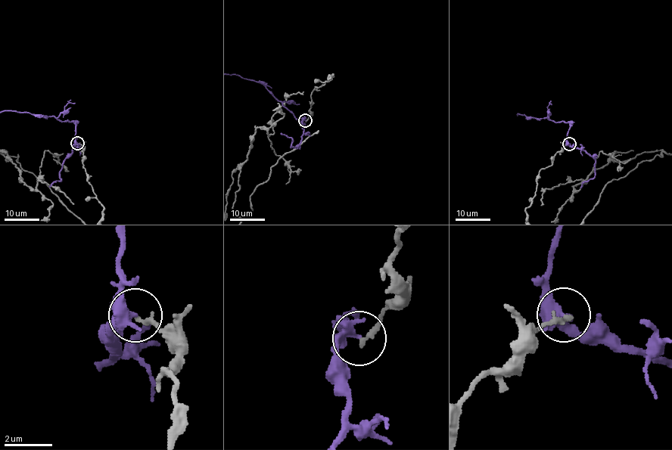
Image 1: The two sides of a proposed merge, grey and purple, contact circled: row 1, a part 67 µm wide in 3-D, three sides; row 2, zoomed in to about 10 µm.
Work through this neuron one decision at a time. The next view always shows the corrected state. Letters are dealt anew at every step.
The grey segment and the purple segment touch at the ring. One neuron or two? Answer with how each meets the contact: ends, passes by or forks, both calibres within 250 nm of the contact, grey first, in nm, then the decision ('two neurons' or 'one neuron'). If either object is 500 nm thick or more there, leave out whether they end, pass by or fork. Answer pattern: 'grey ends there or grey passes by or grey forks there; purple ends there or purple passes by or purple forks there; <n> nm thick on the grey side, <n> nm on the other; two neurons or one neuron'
grey ends there; purple forks there; 240 nm thick on the grey side, 260 nm on the other; two neurons

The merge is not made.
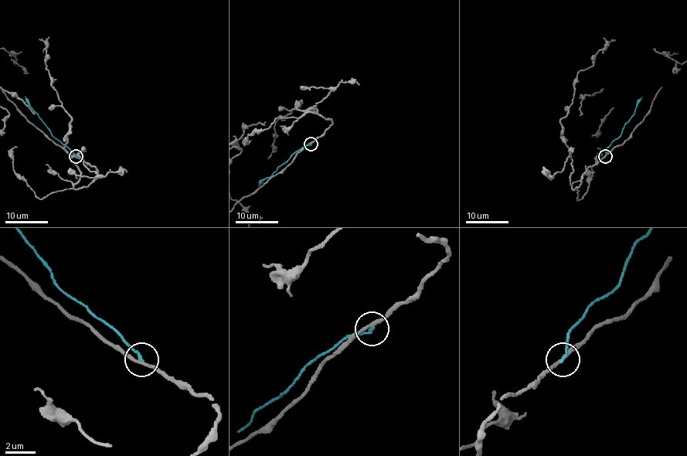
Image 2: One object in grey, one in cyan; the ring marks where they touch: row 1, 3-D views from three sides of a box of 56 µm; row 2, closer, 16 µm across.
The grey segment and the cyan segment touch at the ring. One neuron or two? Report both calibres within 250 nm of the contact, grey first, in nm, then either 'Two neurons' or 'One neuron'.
Thickness 200 nm (grey) against 170 nm. Two neurons

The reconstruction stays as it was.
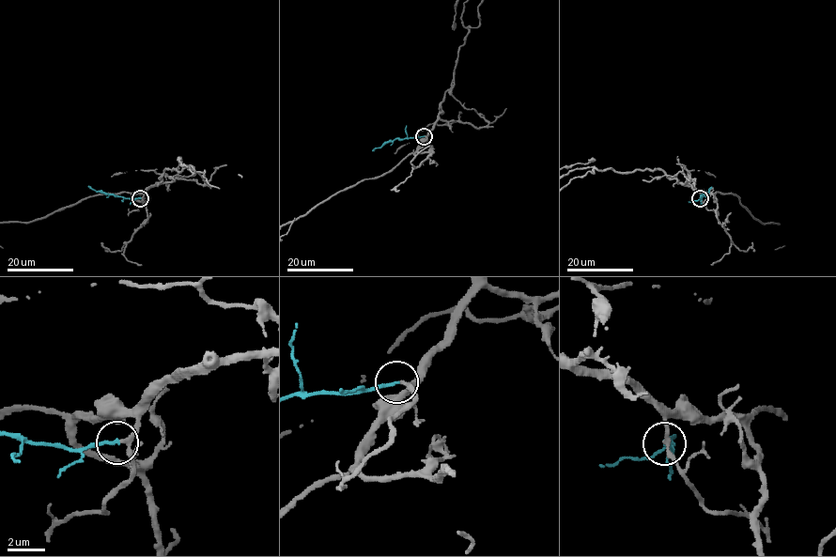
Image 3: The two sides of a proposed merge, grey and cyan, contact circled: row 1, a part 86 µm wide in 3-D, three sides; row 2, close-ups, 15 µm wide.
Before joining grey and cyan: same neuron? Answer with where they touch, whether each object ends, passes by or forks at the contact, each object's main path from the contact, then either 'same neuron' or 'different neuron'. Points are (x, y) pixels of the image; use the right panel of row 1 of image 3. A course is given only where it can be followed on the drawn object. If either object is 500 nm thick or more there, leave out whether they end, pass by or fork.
at (700, 198); grey passes by; cyan ends there; cyan runs (700, 198), (711, 187); same neuron

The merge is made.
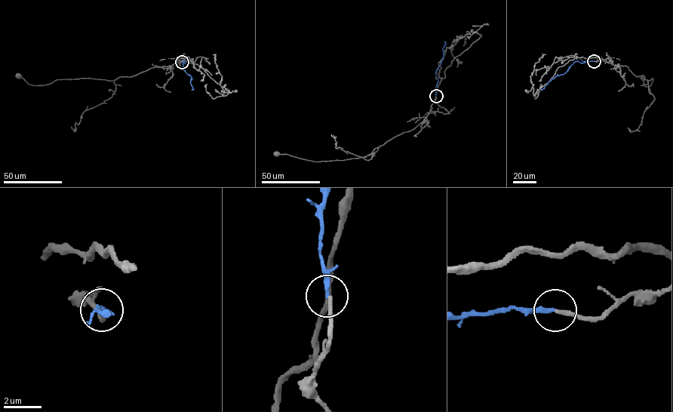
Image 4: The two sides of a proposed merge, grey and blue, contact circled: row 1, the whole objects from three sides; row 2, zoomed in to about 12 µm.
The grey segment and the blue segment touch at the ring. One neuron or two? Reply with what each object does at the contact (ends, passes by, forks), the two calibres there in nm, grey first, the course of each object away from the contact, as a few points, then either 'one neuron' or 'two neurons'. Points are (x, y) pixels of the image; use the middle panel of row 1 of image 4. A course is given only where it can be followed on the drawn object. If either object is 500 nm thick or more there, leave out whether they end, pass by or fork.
grey ends | blue ends | 200/220 nm | grey via (436, 96), (434, 102), (447, 113), (431, 111), (412, 130), (392, 137), (367, 155), (316, 161), (277, 154) | blue via (436, 96), (437, 80), (435, 74), (444, 56), (444, 42) | one neuron

